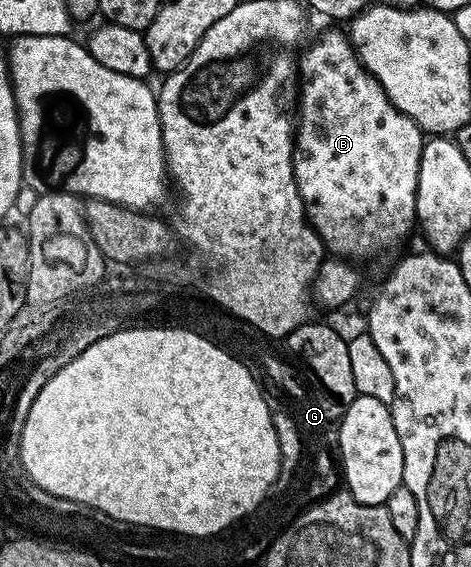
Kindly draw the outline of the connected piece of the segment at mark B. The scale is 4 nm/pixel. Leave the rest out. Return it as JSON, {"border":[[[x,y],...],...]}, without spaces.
{"border":[[[344,30],[325,31],[317,40],[310,42],[299,55],[299,87],[301,83],[301,96],[297,99],[297,115],[295,111],[295,146],[293,149],[293,168],[295,169],[295,185],[299,185],[299,197],[303,197],[305,212],[309,218],[310,225],[317,230],[325,245],[326,252],[348,261],[358,261],[357,259],[369,259],[372,255],[381,255],[384,251],[389,251],[392,247],[397,247],[412,231],[415,231],[417,223],[417,178],[421,170],[419,161],[425,148],[426,136],[419,125],[411,121],[383,93],[383,87],[375,77],[359,61],[349,36]]]}

